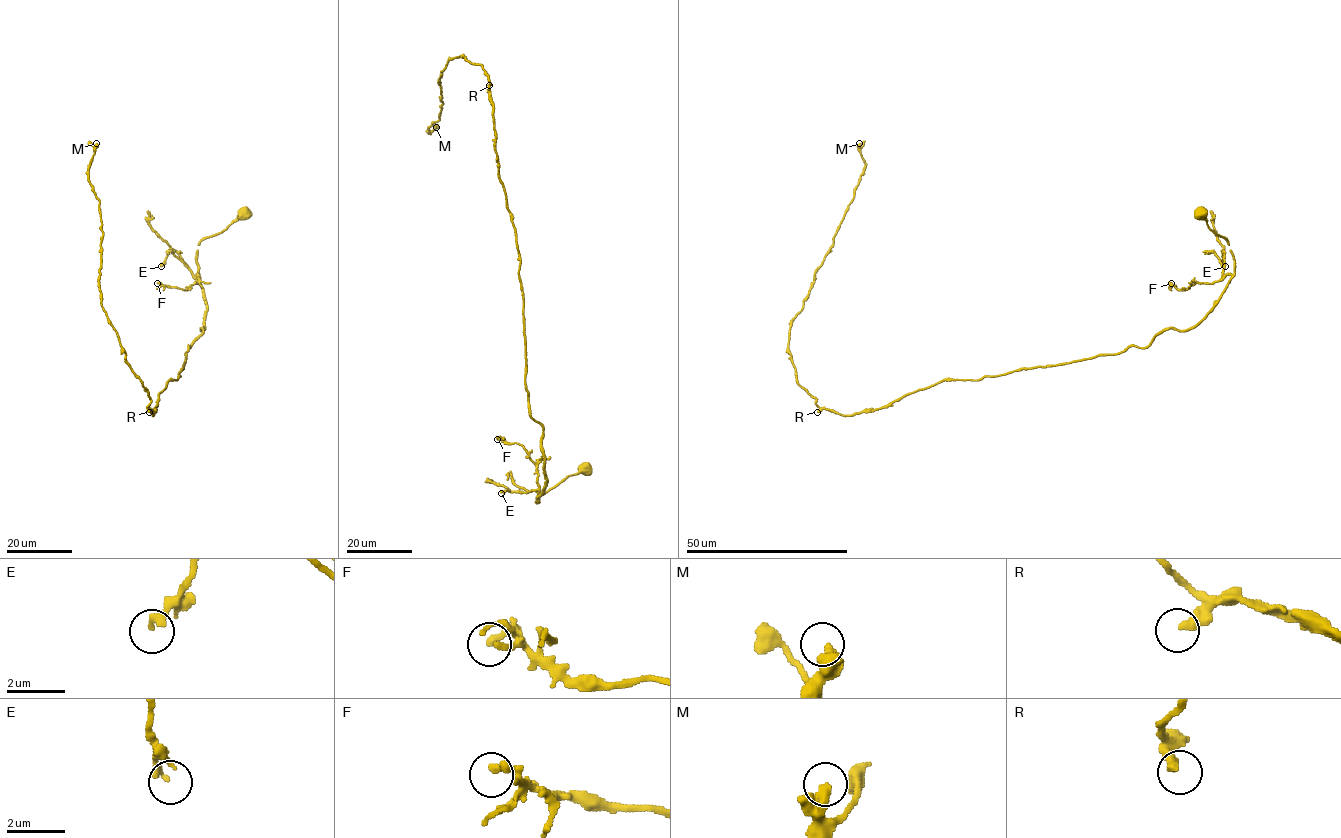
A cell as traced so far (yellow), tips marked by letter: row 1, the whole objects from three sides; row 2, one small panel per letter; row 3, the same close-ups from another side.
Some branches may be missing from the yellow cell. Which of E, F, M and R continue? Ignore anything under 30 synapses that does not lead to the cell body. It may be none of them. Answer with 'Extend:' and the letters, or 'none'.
Extend: R

